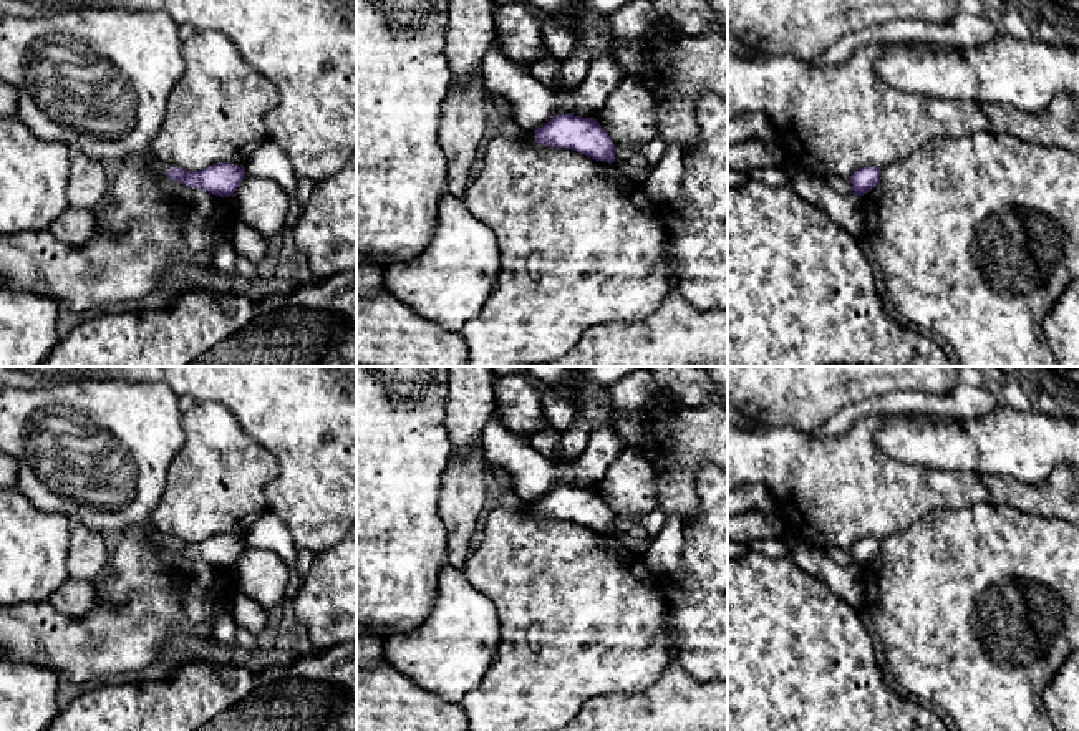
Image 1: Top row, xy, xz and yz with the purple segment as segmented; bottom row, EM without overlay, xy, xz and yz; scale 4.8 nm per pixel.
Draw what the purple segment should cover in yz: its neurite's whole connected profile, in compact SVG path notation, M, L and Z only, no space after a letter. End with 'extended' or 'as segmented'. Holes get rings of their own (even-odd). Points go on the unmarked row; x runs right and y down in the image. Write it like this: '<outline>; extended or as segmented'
M865 537L850 547L852 560L857 567L867 565L880 552L880 540Z; as segmented

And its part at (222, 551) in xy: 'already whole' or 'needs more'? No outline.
needs more

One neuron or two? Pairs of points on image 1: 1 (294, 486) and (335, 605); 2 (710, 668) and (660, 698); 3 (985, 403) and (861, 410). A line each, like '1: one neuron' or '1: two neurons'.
1: two neurons
2: two neurons
3: one neuron

